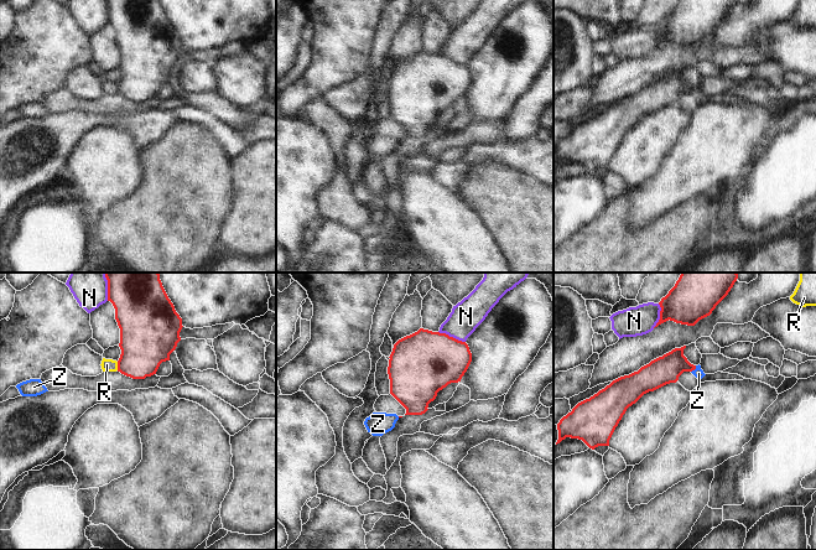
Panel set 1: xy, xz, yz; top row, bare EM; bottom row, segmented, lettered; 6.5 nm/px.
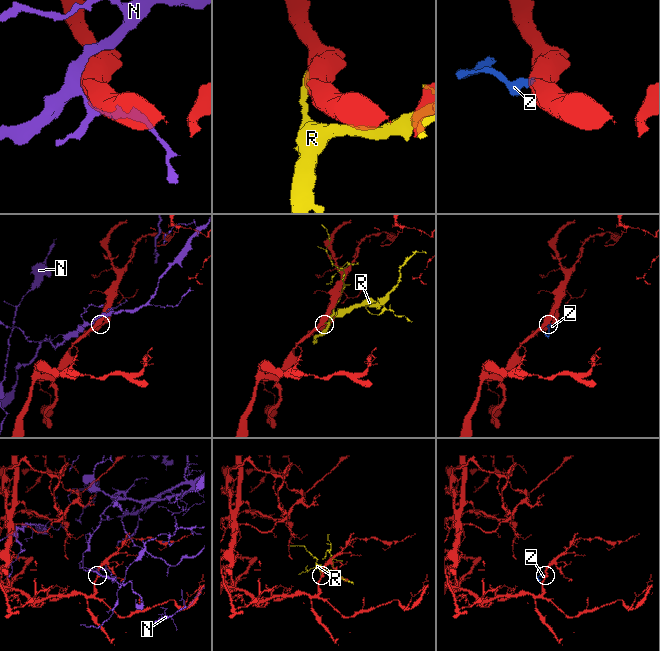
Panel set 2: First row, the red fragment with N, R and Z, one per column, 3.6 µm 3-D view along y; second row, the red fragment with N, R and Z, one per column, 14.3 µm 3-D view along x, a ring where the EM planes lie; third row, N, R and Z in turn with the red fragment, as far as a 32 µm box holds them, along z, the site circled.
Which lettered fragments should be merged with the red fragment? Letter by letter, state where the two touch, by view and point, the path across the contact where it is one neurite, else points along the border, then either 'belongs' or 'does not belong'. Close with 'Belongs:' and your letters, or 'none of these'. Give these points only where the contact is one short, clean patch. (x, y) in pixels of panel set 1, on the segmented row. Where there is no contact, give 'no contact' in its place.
N: meets red in xz at (452, 337); does not belong
R: meets red in xy at (118, 366); does not belong
Z: meets red in yz at (694, 369); runs through yz (665, 369), (694, 369), (698, 373); belongs
Belongs: Z

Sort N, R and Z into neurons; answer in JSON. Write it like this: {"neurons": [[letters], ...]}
{"neurons": [["N"], ["R"], ["Z"]]}

